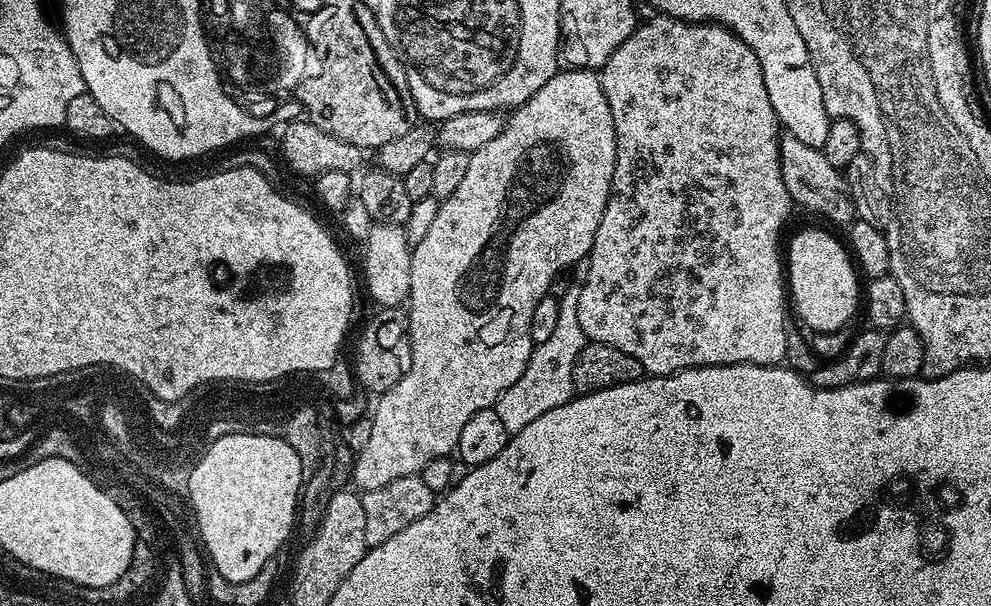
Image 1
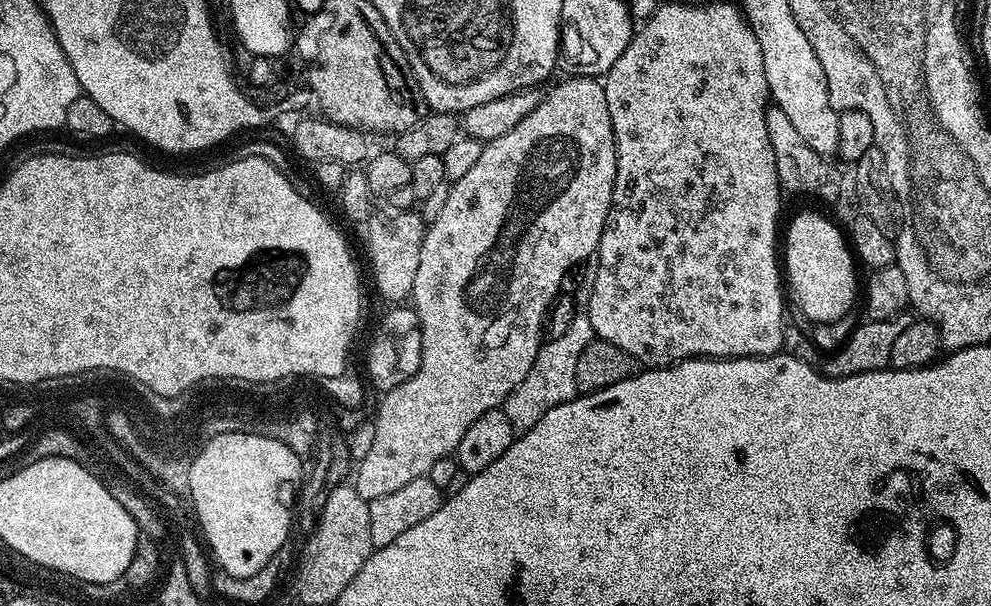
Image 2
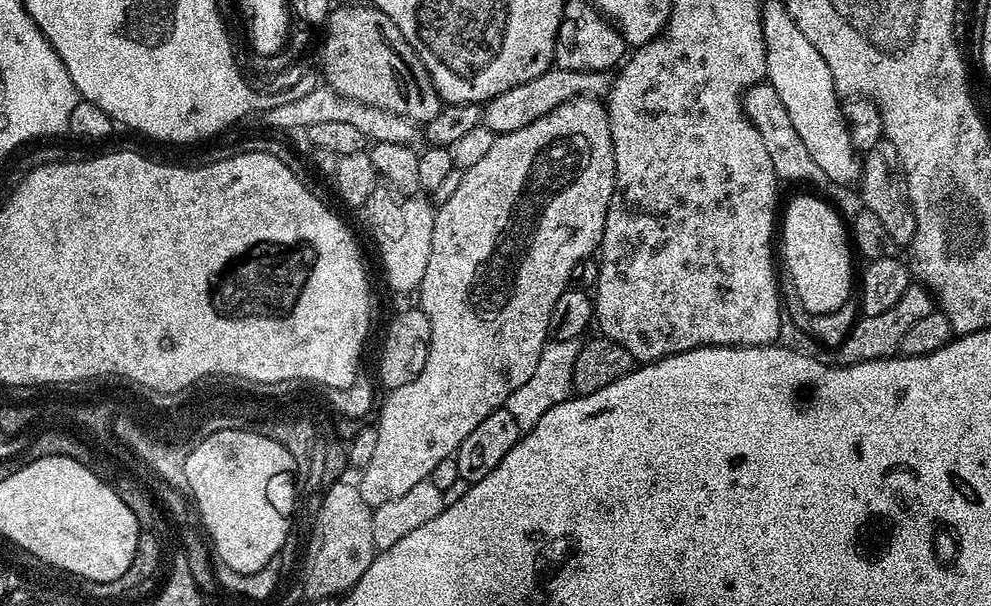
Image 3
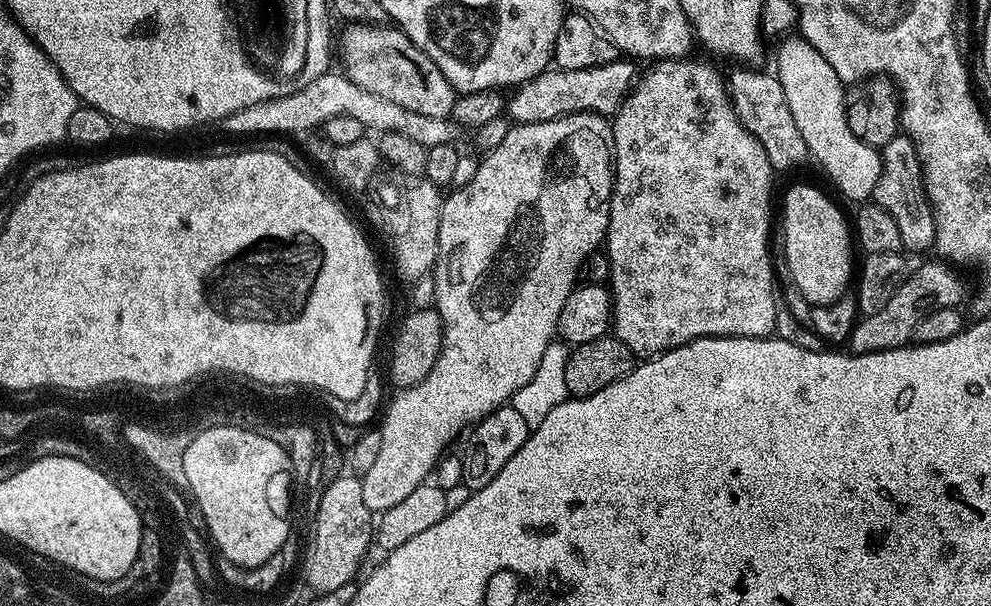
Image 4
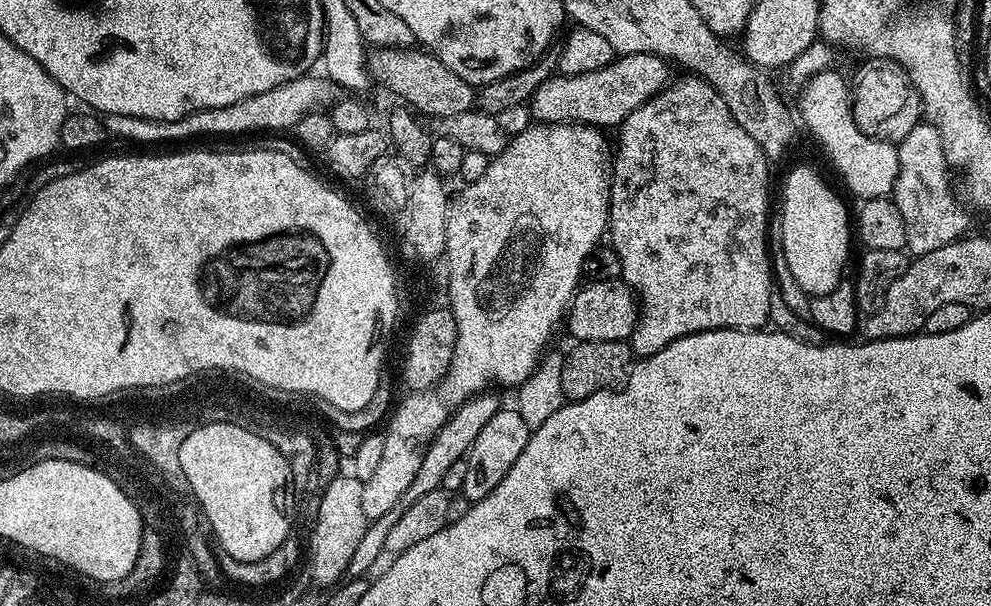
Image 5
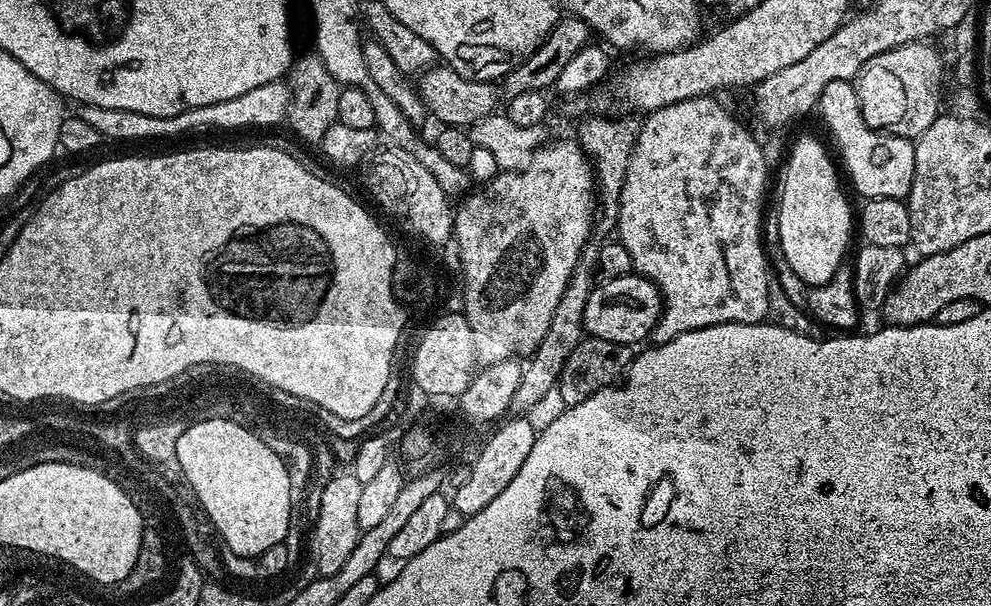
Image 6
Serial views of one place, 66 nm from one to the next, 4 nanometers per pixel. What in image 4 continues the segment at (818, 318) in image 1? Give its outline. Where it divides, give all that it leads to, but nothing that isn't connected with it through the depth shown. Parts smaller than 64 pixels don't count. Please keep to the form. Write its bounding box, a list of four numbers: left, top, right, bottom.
[782,184,854,304]

